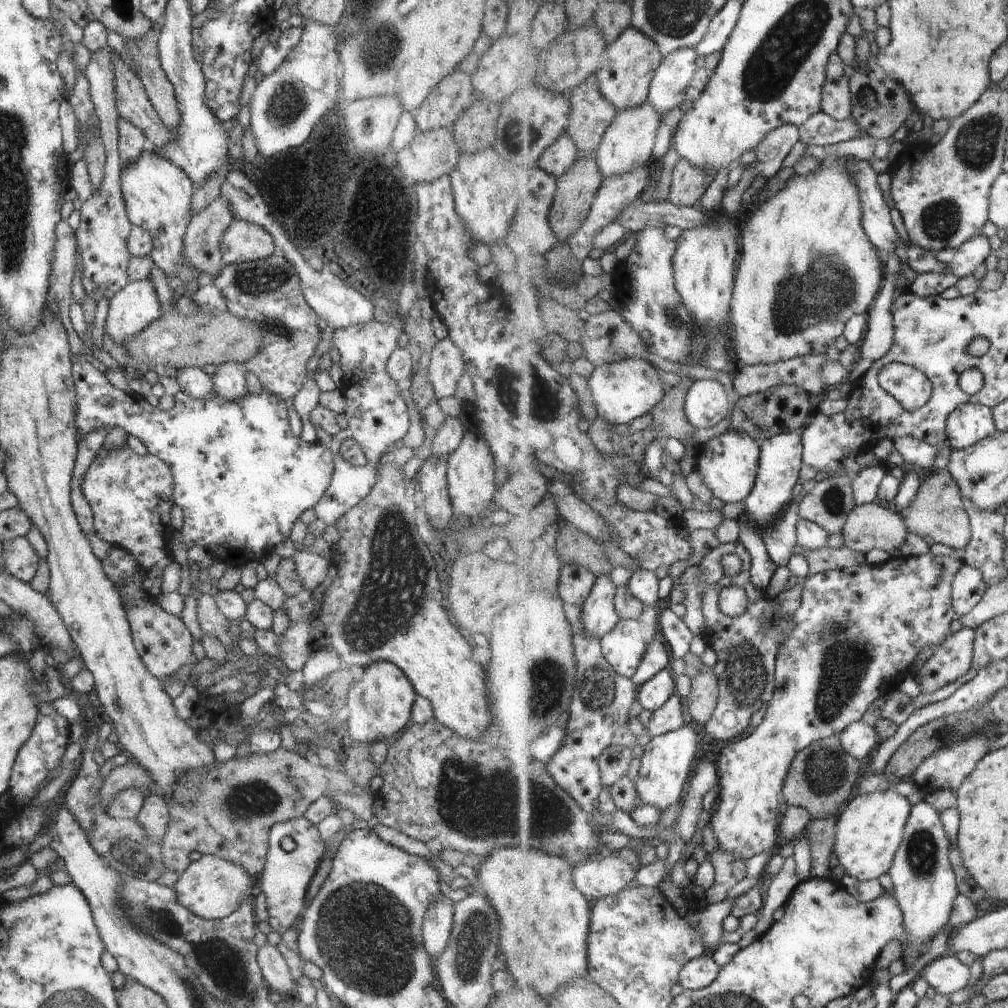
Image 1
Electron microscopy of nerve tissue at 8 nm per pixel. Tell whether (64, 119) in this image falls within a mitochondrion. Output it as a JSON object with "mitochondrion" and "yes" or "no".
{"mitochondrion":"no"}

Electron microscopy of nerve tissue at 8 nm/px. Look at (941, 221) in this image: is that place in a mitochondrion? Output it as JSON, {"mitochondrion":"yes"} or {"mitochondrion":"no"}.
{"mitochondrion":"yes"}

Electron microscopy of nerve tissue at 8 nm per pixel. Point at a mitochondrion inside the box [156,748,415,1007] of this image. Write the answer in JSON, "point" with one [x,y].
{"point":[226,966]}

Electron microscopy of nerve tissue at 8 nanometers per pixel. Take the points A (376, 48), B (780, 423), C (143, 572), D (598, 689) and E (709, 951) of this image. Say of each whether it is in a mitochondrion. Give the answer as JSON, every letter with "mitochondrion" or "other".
{"A":"mitochondrion","B":"other","C":"other","D":"mitochondrion","E":"other"}

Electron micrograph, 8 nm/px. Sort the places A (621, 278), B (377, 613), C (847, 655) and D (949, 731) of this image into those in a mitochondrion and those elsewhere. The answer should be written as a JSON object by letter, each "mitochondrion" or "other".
{"A":"other","B":"mitochondrion","C":"mitochondrion","D":"mitochondrion"}

